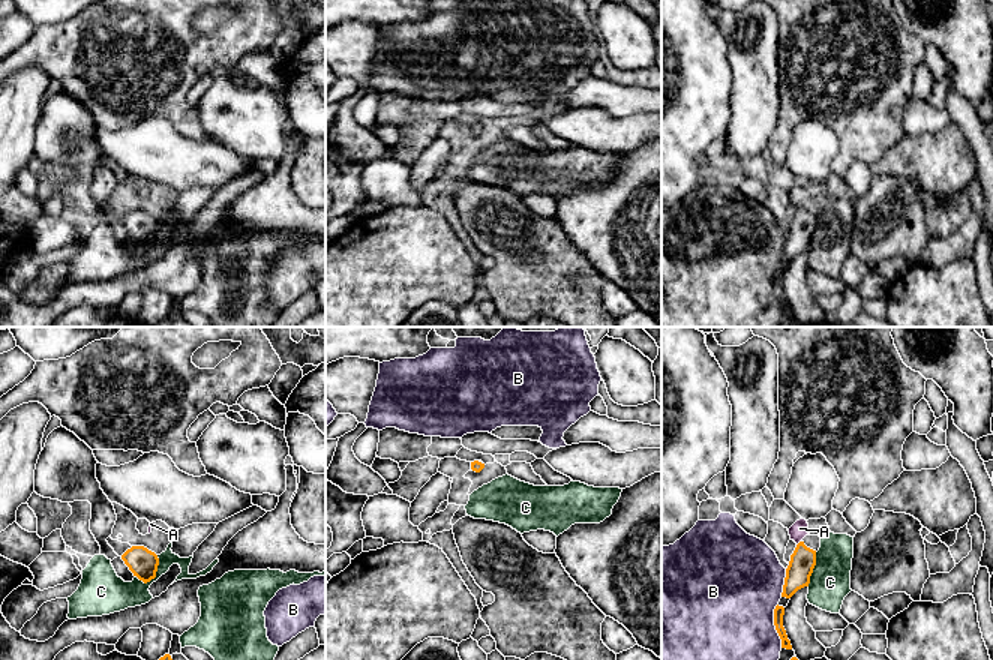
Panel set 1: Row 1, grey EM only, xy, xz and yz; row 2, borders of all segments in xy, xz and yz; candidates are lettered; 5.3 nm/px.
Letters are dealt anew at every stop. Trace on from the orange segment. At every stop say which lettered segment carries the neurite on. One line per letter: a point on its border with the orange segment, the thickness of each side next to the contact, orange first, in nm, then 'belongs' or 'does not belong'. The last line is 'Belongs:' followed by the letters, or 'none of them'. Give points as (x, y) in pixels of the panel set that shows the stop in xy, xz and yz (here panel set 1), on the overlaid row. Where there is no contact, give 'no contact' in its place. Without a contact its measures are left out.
A: meets orange in yz at (798, 543); 140 nm thick on the orange side, 90 nm on the other; belongs
B: meets orange in yz at (774, 624); 60 nm thick on the orange side, 480 nm on the other; does not belong
C: meets orange in xy at (156, 570); 160 nm thick on the orange side, 160 nm on the other; does not belong
Belongs: A

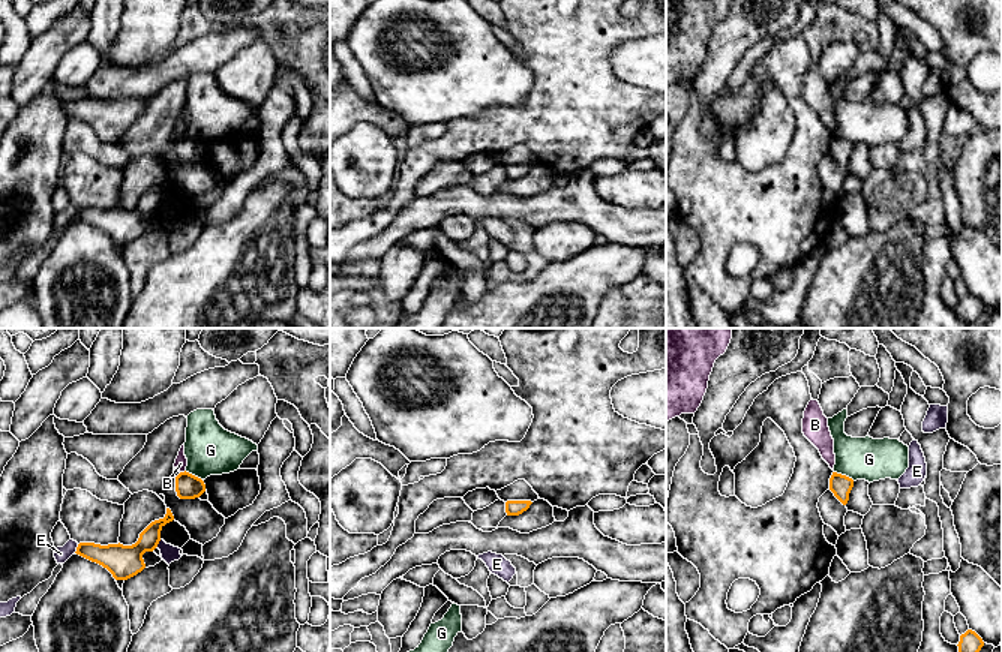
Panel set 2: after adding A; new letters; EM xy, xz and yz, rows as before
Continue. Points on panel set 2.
B: meets orange in xy at (182, 472); 140 nm thick on the orange side, 70 nm on the other; does not belong
E: meets orange in xy at (77, 549); 180 nm thick on the orange side, 80 nm on the other; does not belong
G: meets orange in yz at (845, 475); 110 nm thick on the orange side, 220 nm on the other; does not belong
Belongs: none of them

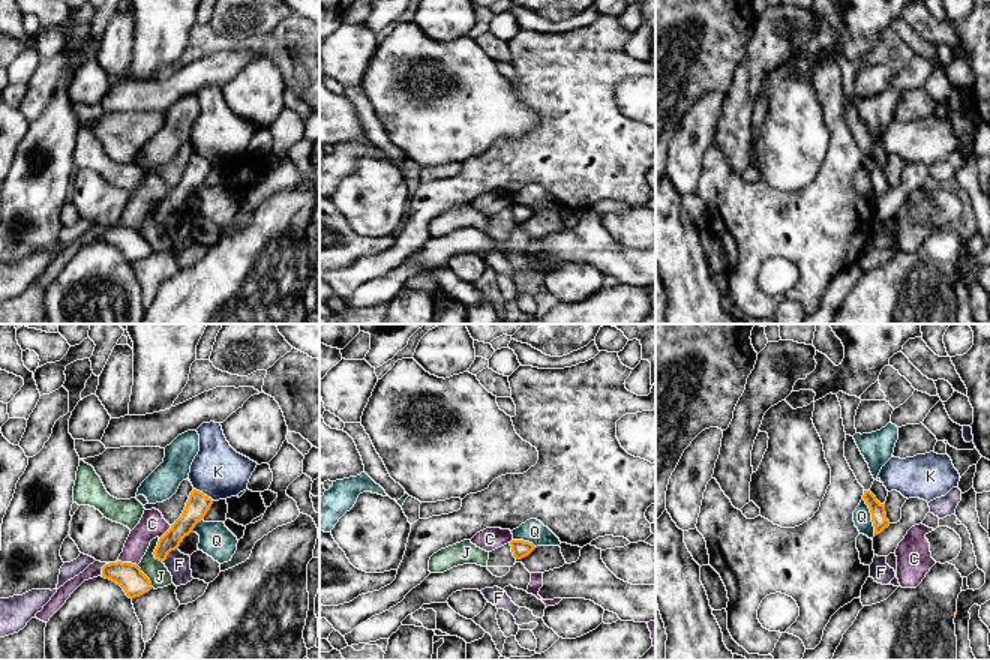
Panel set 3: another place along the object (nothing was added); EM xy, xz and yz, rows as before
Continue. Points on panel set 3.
C: meets orange in xy at (126, 563); 140 nm thick on the orange side, 140 nm on the other; does not belong
F: meets orange in xy at (168, 552); 110 nm thick on the orange side, 130 nm on the other; does not belong
J: meets orange in xy at (153, 552); 100 nm thick on the orange side, 120 nm on the other; does not belong
K: meets orange in xy at (203, 494); 120 nm thick on the orange side, 280 nm on the other; does not belong
Q: meets orange in yz at (872, 516); 80 nm thick on the orange side, 100 nm on the other; does not belong
Belongs: none of them

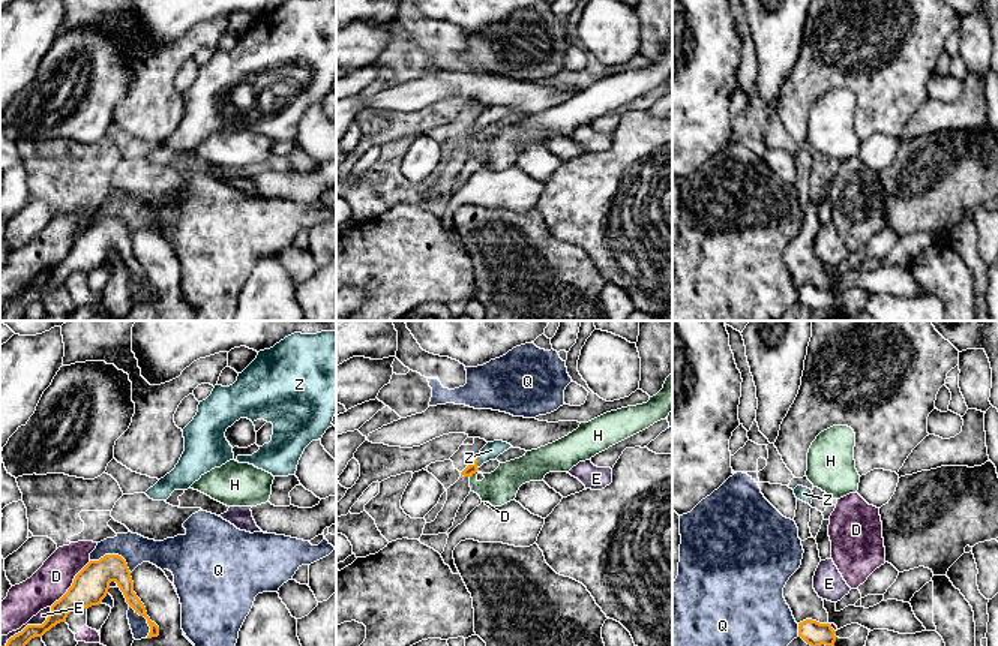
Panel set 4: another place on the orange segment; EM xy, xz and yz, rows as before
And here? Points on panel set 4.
D: meets orange in xy at (72, 585); 190 nm thick on the orange side, 190 nm on the other; does not belong
E: meets orange in xy at (30, 625); 100 nm thick on the orange side, 60 nm on the other; does not belong
H: meets orange in xz at (473, 472); 60 nm thick on the orange side, 190 nm on the other; does not belong
Q: meets orange in xy at (113, 555); 190 nm thick on the orange side, 160 nm on the other; does not belong
Z: meets orange in xz at (476, 463); 60 nm thick on the orange side, 90 nm on the other; belongs
Belongs: Z

